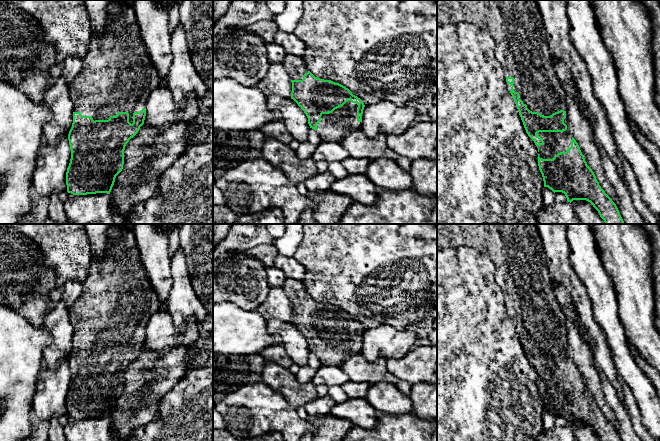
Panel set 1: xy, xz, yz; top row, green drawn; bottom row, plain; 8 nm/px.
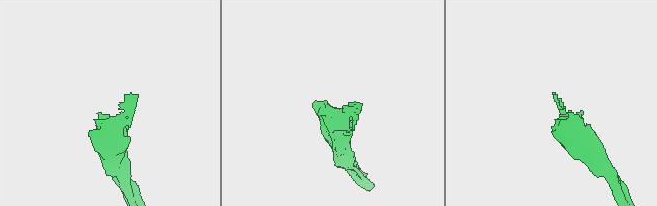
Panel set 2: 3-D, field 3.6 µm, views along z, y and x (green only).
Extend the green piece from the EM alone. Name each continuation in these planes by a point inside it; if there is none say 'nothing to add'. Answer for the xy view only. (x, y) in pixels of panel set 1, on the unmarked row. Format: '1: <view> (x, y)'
1: xy (117, 299)

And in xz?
1: xz (334, 351)

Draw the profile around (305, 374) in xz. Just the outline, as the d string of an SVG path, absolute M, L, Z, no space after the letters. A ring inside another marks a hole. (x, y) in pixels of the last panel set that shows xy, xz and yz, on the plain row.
M309 352L307 364L299 367L296 378L300 383L312 382L318 369L322 366L322 363L317 358L317 356Z

